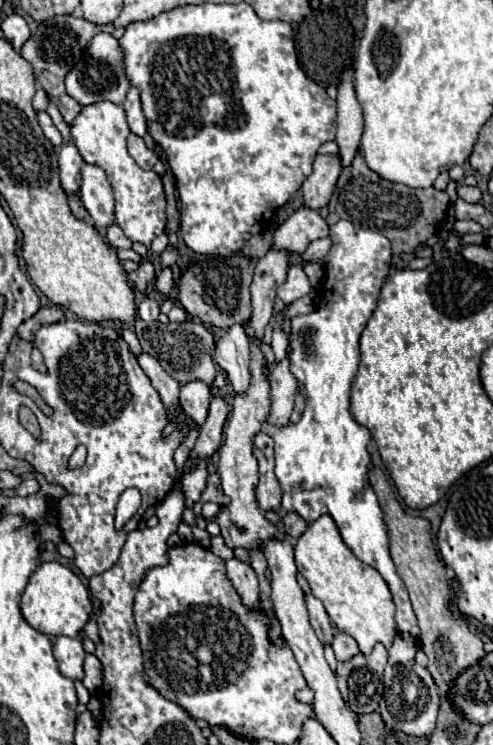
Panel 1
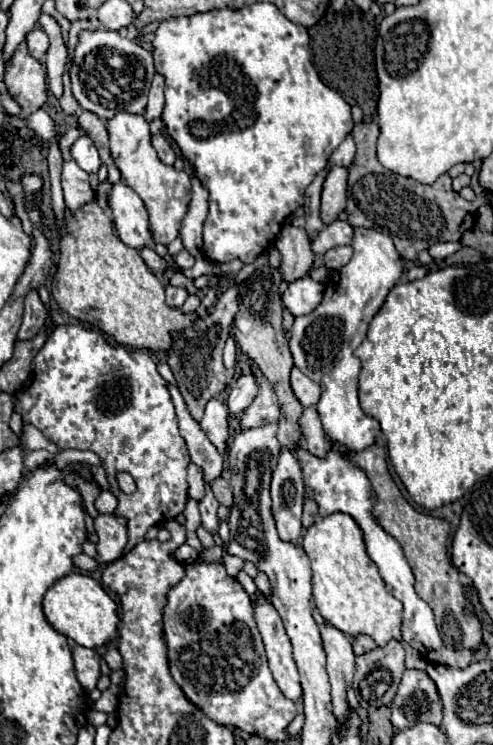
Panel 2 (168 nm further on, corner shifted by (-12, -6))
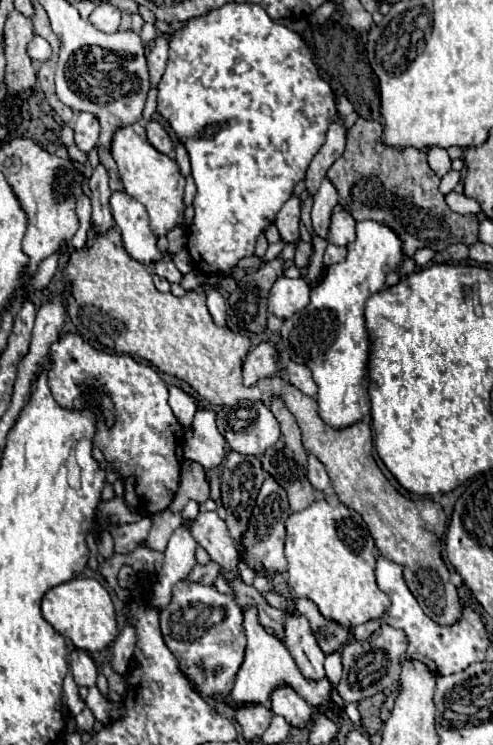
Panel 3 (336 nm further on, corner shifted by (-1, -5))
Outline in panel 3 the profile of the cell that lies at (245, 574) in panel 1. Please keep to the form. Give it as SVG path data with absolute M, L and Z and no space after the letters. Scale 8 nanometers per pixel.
M277 686L277 690L273 690L271 710L297 728L305 728L313 714L309 704L295 690L289 690L289 686Z

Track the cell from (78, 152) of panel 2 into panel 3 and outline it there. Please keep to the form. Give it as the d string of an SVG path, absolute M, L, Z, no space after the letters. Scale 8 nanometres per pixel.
M81 112L77 116L77 120L75 120L73 130L75 130L75 144L77 144L77 148L81 152L89 154L99 142L99 122L95 120L93 114Z

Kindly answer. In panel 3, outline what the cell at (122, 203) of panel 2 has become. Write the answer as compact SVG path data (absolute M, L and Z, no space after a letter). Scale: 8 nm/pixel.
M113 192L109 204L115 224L123 236L123 246L127 254L141 264L161 260L165 254L161 254L157 248L157 238L149 228L145 206L125 192Z

